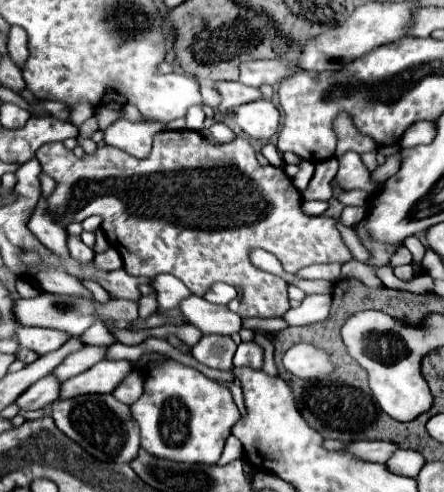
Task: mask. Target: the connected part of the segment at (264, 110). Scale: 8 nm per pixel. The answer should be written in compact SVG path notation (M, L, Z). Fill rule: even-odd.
M267 99L245 103L237 109L237 125L255 139L271 139L279 131L281 113Z

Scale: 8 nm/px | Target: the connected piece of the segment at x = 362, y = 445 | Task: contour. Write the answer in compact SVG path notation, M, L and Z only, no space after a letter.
M355 441L345 447L345 451L355 453L357 459L375 461L375 463L385 463L395 449L397 445L391 441Z

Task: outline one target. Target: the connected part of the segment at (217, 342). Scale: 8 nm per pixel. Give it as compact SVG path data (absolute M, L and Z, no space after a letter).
M203 335L201 341L193 347L193 357L219 371L229 371L233 367L233 353L237 345L229 335Z

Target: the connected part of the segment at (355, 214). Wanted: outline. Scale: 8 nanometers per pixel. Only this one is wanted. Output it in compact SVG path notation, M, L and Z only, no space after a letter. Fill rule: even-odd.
M345 207L341 213L341 223L347 227L357 227L367 217L367 207Z

